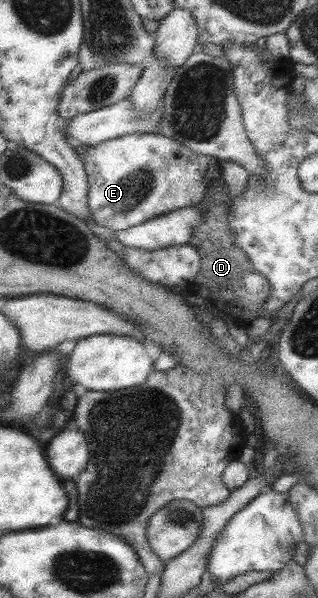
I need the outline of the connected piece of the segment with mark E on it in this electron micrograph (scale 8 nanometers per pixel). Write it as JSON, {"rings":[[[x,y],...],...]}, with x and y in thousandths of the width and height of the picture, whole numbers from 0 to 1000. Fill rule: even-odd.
{"rings":[[[415,221],[292,244],[233,242],[274,293],[274,344],[283,366],[314,380],[387,386],[450,370],[626,339],[654,304],[689,296],[686,266],[623,259],[553,234],[497,224]]]}

